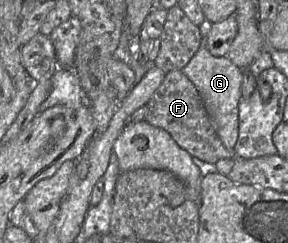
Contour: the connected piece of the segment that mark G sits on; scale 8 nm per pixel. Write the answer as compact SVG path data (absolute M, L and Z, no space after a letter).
M205 19L199 27L202 33L200 47L189 63L182 69L184 75L199 92L210 121L224 146L233 150L239 136L239 102L241 100L242 70L227 57L214 57L207 49L207 35L212 23Z

